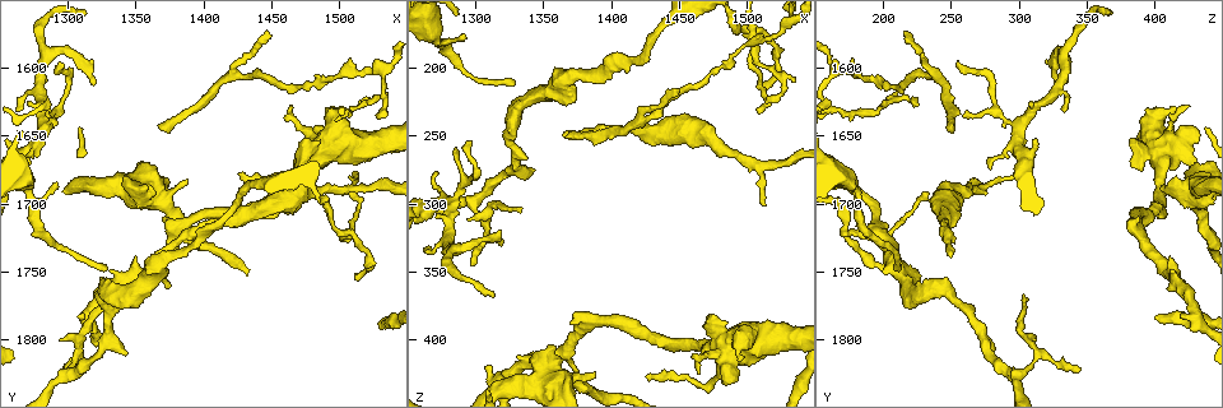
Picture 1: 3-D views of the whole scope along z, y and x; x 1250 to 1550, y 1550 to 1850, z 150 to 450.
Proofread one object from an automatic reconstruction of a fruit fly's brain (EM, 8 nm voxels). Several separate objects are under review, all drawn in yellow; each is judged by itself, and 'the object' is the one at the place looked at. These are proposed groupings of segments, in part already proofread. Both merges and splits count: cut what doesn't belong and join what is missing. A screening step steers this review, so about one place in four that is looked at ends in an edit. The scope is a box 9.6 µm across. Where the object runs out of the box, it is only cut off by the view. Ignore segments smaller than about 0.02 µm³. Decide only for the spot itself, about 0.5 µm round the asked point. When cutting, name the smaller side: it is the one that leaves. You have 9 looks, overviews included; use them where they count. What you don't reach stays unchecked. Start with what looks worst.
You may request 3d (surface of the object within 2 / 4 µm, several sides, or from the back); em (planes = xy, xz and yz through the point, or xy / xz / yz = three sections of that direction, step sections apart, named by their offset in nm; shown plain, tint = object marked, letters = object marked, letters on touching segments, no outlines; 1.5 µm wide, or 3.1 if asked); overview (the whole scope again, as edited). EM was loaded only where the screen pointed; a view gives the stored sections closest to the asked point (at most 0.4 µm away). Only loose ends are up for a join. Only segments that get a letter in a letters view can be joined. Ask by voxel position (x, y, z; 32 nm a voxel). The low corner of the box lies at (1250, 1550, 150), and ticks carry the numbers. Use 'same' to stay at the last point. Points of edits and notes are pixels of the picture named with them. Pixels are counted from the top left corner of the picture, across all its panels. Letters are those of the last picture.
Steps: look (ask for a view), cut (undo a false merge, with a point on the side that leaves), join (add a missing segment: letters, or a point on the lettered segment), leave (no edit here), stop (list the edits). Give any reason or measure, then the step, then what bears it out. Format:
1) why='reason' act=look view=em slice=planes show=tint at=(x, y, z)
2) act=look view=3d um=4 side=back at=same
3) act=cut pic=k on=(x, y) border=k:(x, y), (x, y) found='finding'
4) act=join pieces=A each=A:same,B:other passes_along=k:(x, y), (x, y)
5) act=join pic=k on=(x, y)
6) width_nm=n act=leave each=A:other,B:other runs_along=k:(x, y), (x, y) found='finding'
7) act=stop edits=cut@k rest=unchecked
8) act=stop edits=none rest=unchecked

why='an open end' act=look view=em slice=xz step=8 show=letters at=(1446, 1572, 216)

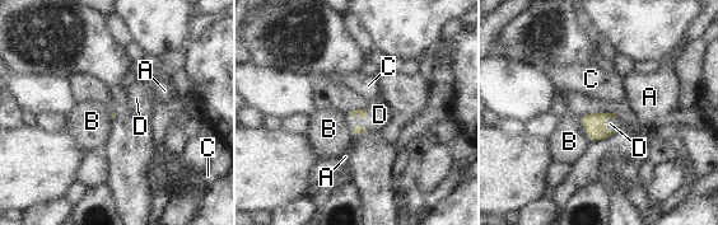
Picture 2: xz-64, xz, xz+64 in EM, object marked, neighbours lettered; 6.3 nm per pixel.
act=join pieces=D each=A:other,B:other,C:other,D:same passes_along=2:(362, 113), (358, 113), (378, 111) found='the cell continues'

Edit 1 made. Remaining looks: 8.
why='branch stops here' act=look view=em slice=planes show=letters at=(1358, 1688, 406)

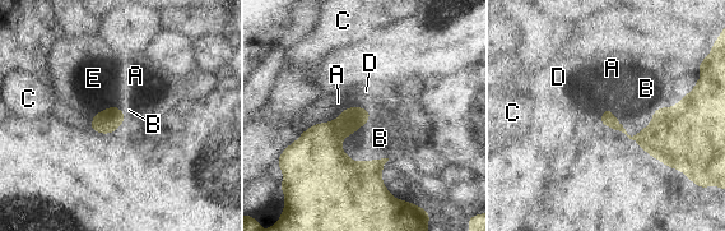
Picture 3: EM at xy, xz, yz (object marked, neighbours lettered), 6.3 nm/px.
act=leave each=A:other,B:other,C:other,D:other,E:other border=3:(693, 88), (632, 135), (607, 107) found='no lettered segment goes on from it'

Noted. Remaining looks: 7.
why='free end' act=look view=3d um=4 at=(1342, 1812, 278)

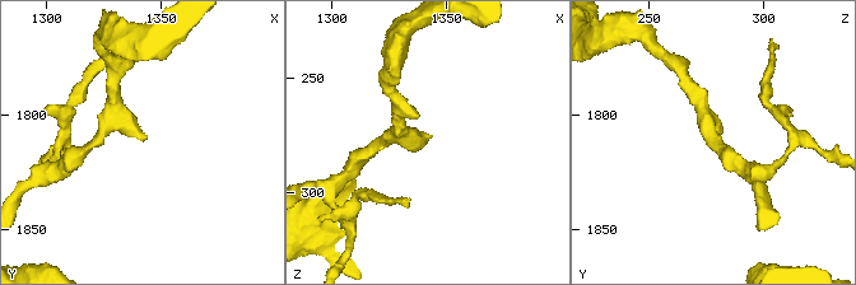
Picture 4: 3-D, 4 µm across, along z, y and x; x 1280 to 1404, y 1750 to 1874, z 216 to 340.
arm_widths_nm=220,240 act=look view=em slice=planes show=letters at=(1343, 1811, 276)

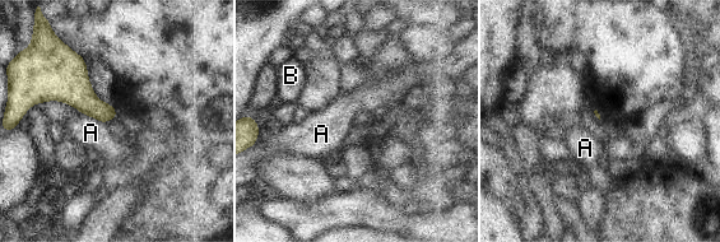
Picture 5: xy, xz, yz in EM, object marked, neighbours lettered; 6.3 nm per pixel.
act=leave each=A:other,B:other found='no lettered segment goes on from it'

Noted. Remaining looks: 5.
why='free end' act=look view=em slice=planes show=letters at=(1512, 1676, 302)

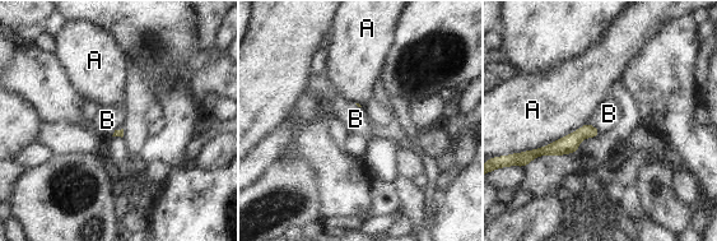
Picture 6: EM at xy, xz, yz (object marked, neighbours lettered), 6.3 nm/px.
act=leave each=A:other,B:other runs_along=6:(596, 133), (535, 152) found='no lettered segment goes on from it'

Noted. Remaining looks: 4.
act=stop edits=join@2 rest=unchecked

